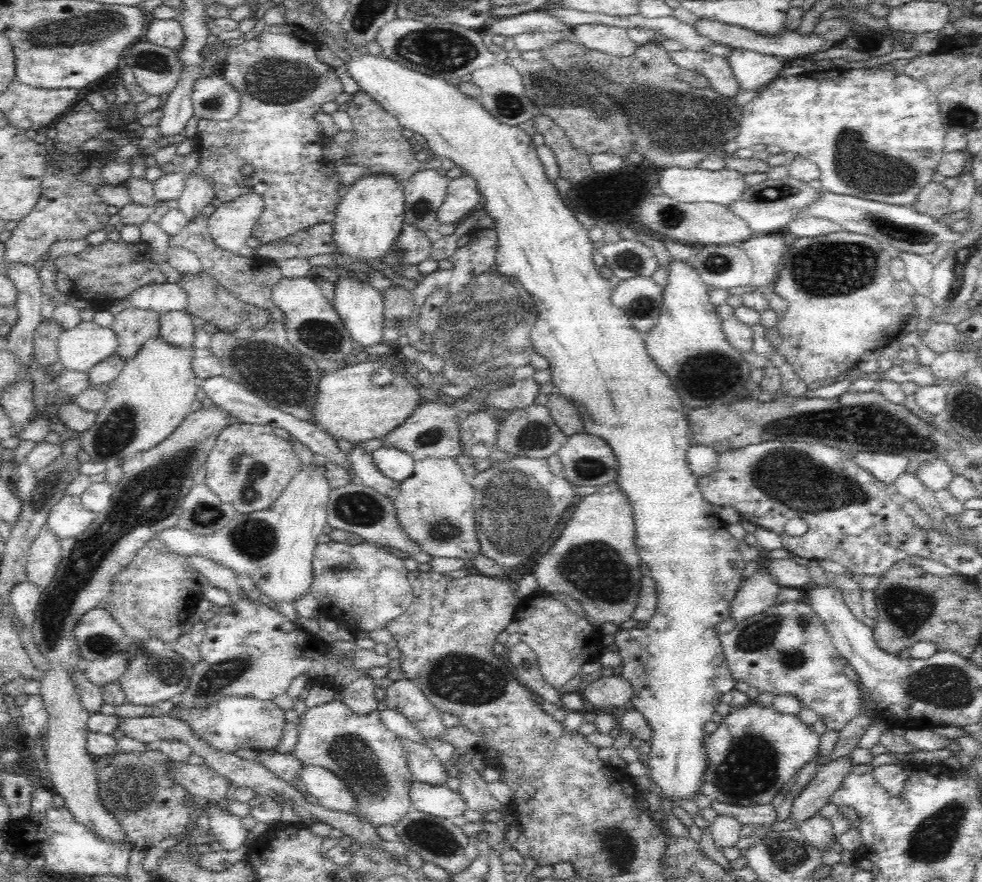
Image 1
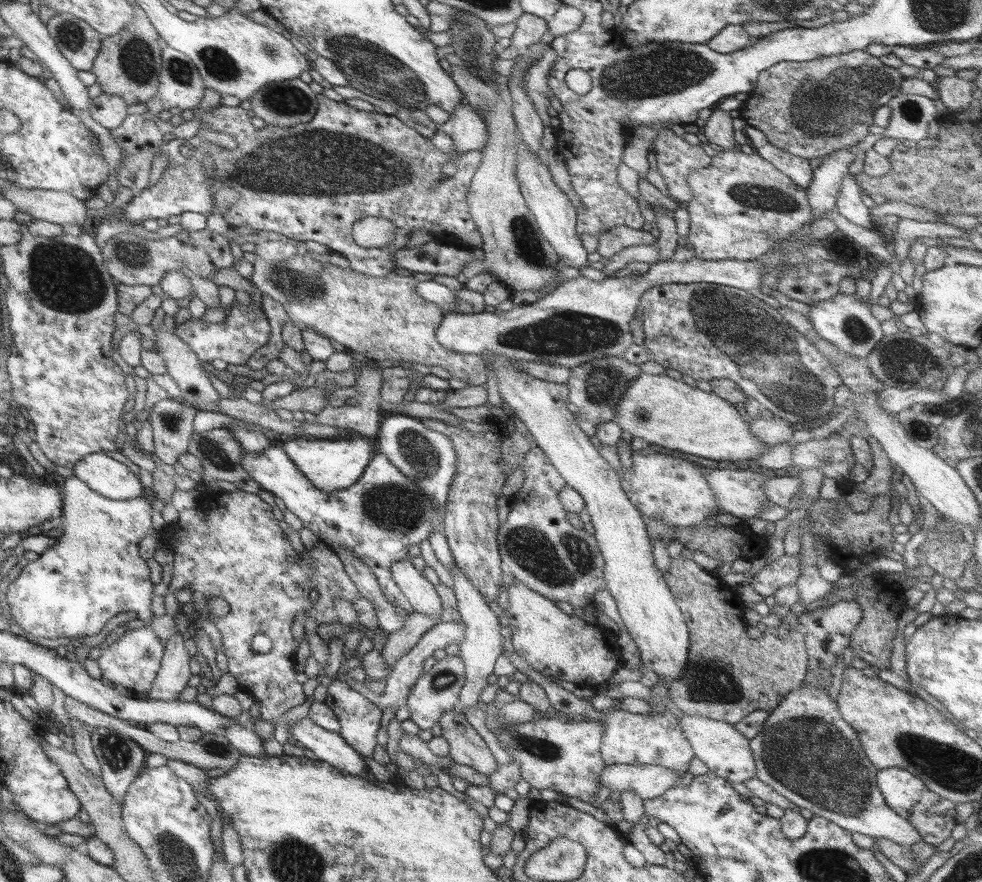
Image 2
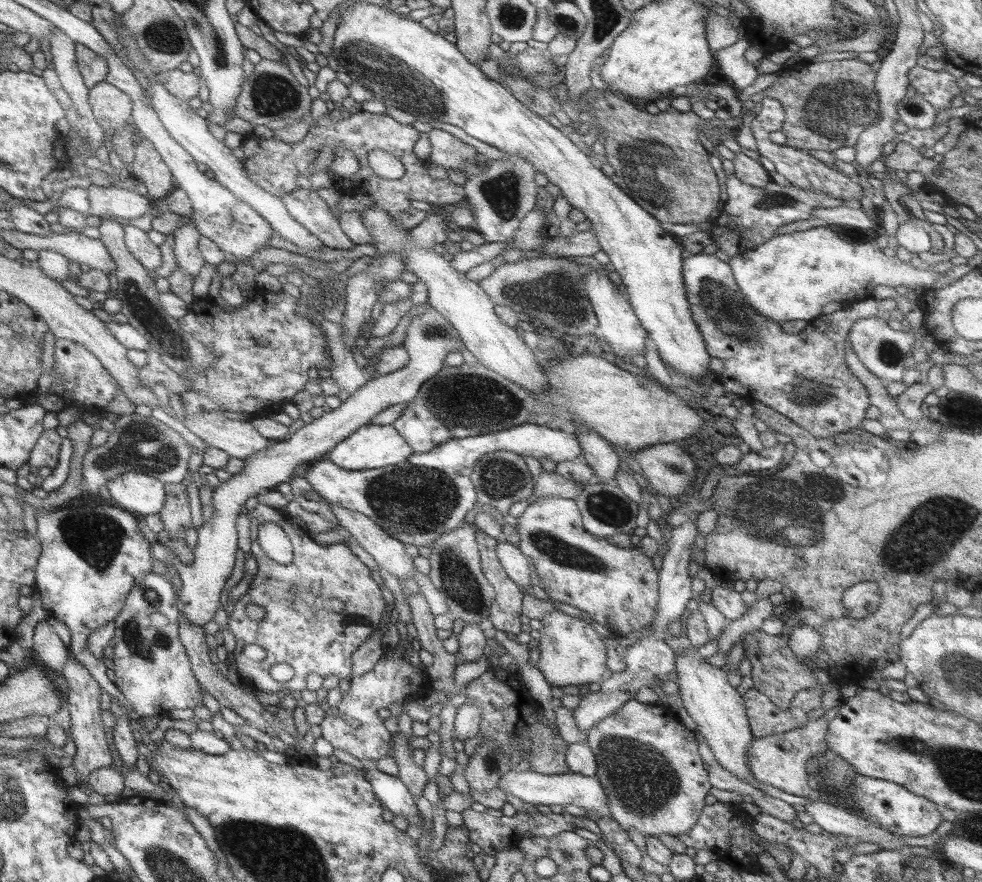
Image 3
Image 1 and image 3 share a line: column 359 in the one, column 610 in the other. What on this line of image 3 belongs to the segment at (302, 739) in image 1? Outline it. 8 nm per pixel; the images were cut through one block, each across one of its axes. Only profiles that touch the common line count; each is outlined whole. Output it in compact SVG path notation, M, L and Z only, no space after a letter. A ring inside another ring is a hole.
M637 700L625 702L621 708L613 710L613 714L601 718L593 728L589 728L585 744L595 754L597 772L595 778L601 780L607 796L607 814L619 824L623 832L635 828L641 836L681 836L691 830L691 826L701 816L705 794L709 792L711 784L707 782L707 766L699 756L699 748L695 746L693 732L687 730L677 716L671 712L669 706L663 704L639 704Z

